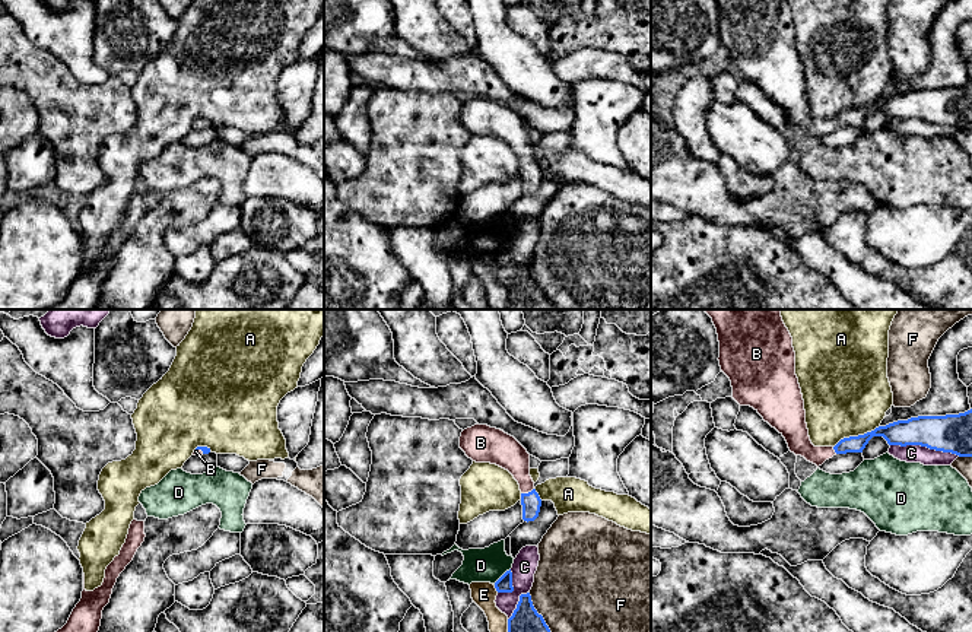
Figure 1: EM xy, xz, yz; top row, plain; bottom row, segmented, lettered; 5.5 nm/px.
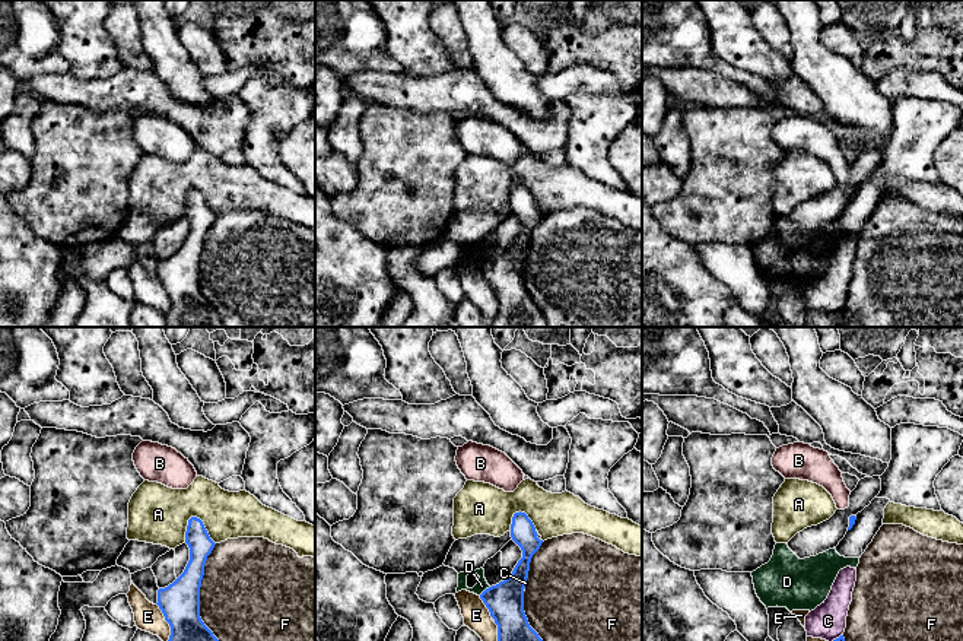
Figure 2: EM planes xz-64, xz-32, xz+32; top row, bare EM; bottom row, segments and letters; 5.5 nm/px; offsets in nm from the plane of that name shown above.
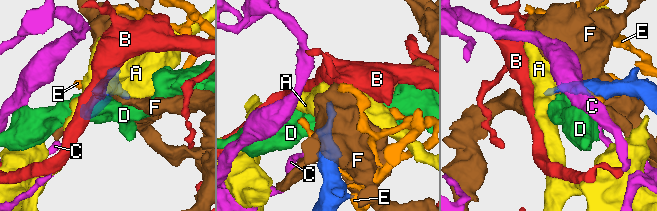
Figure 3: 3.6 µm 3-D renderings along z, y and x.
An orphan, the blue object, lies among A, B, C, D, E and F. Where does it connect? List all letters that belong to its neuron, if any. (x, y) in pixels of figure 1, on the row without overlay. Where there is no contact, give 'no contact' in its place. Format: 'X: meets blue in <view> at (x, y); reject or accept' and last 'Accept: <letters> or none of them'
A: meets blue in yz at (855, 110); reject
B: meets blue in xz at (529, 165); accept
C: meets blue in yz at (926, 118); reject
D: meets blue in xz at (501, 250); reject
E: meets blue in xz at (495, 260); reject
F: meets blue in xz at (540, 288); reject
Accept: B

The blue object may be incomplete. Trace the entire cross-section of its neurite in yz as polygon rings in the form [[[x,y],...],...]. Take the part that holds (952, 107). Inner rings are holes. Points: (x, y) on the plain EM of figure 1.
[[[715,0],[720,15],[720,39],[730,51],[733,72],[740,79],[753,80],[775,101],[795,128],[822,139],[836,127],[863,126],[873,109],[883,109],[889,118],[921,118],[930,123],[972,130],[972,82],[959,88],[918,89],[879,99],[871,105],[841,112],[835,120],[814,120],[809,109],[806,83],[798,51],[795,25],[787,0]]]

